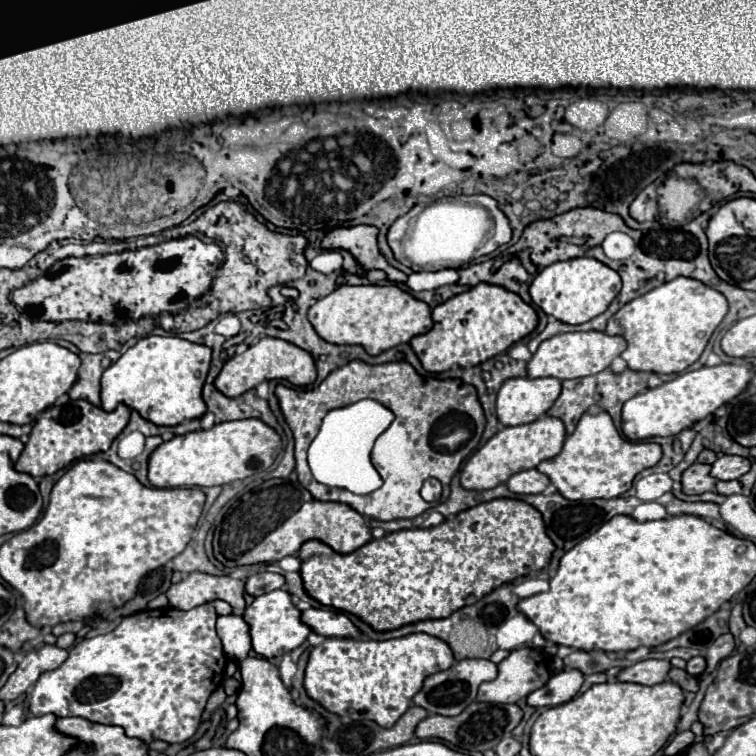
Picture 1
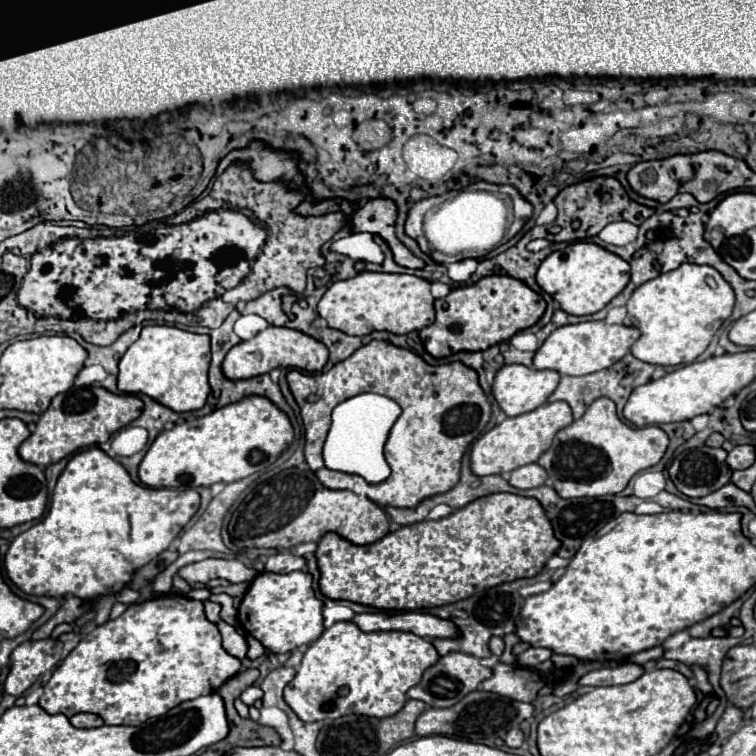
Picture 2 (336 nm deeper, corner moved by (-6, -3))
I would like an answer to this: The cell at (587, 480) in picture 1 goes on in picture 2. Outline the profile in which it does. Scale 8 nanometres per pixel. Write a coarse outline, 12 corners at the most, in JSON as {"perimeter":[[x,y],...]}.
{"perimeter":[[610,398],[554,436],[538,464],[562,498],[622,492],[668,436]]}

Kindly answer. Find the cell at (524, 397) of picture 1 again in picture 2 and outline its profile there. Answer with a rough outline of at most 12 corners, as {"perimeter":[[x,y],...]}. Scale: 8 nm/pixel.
{"perimeter":[[504,364],[492,394],[508,416],[542,406],[560,374]]}

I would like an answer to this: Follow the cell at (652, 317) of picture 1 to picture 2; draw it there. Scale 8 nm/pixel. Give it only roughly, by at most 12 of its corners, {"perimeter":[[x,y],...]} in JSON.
{"perimeter":[[706,264],[634,290],[626,326],[648,364],[694,362],[732,314],[734,290]]}

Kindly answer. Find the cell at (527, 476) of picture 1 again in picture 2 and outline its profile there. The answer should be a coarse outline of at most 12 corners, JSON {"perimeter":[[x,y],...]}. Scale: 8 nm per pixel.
{"perimeter":[[538,464],[512,470],[514,488],[538,488],[546,482],[546,470]]}

